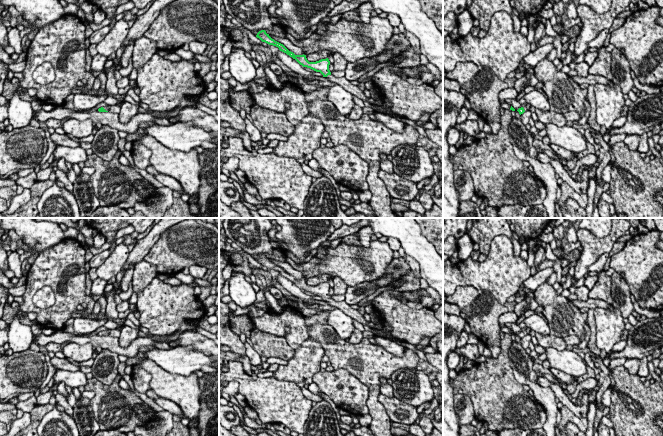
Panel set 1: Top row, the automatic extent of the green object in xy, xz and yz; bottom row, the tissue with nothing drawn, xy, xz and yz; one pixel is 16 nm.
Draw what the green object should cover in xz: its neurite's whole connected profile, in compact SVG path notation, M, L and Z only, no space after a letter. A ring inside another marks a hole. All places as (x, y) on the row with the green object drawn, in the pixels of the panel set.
M261 30L256 35L262 42L265 42L269 45L273 45L279 48L280 51L286 53L293 59L295 59L303 67L310 68L316 72L320 72L323 77L326 77L328 81L334 82L337 85L343 87L346 91L361 99L364 102L365 107L373 108L373 104L368 101L368 98L364 92L359 88L359 86L352 85L349 80L343 77L335 77L331 74L329 70L330 61L328 58L321 59L316 62L309 62L306 58L306 55L295 55L293 52L289 51L283 44L272 39L265 30Z

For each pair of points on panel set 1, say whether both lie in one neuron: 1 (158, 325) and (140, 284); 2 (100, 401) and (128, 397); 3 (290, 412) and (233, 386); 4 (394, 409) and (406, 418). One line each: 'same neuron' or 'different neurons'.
1: different neurons
2: same neuron
3: different neurons
4: same neuron

